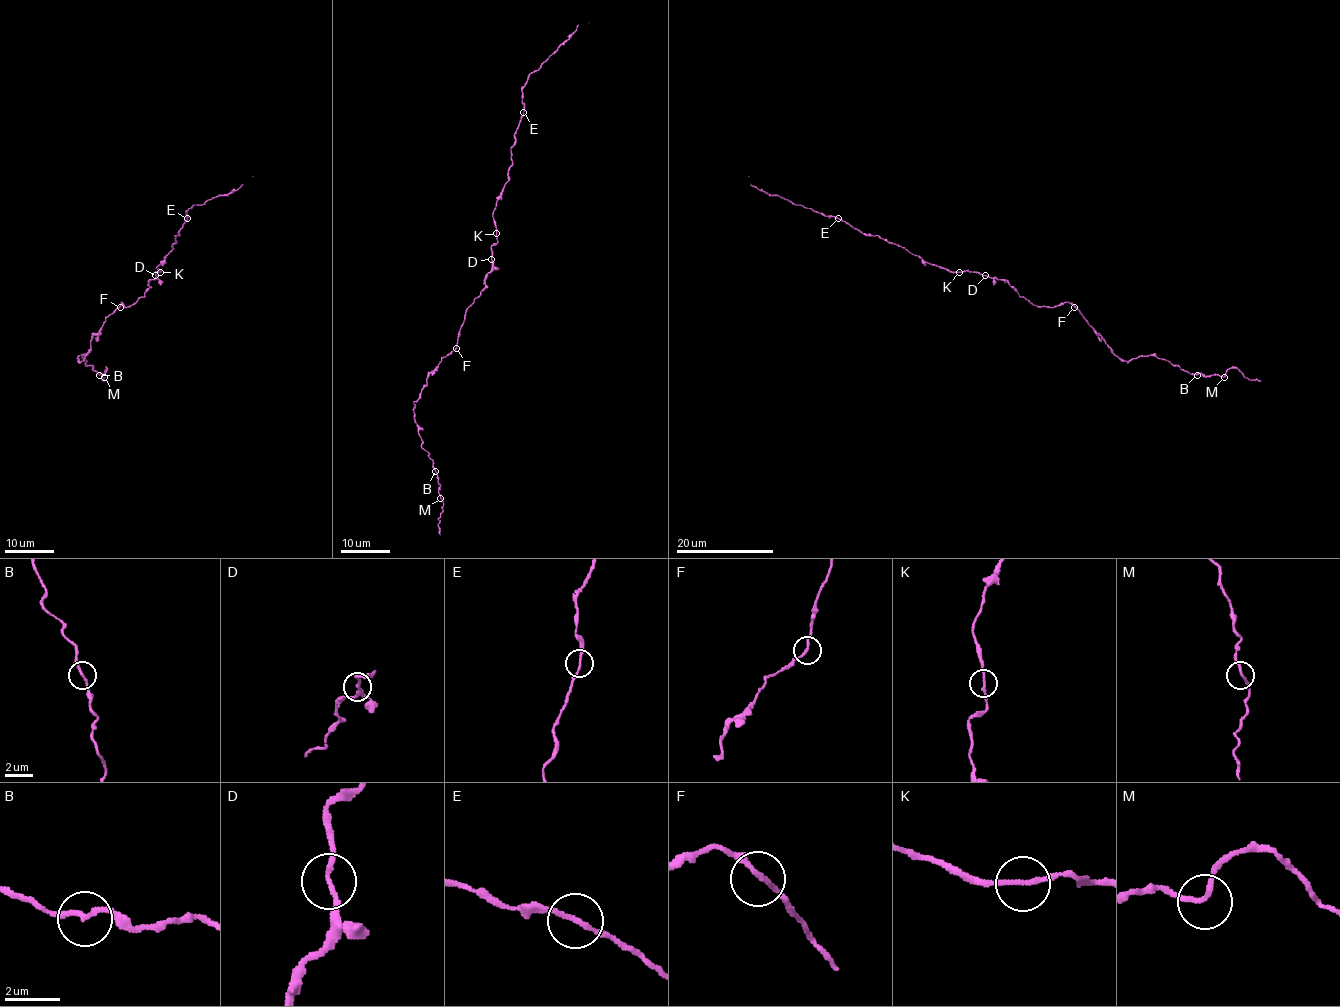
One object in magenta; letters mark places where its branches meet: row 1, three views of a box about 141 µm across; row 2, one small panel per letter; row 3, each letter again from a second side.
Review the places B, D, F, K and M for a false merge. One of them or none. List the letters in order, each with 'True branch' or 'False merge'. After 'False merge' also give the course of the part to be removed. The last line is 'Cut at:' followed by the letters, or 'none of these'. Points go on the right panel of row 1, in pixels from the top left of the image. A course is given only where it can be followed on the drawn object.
B: True branch
D: True branch
F: True branch
K: True branch
M: True branch
Cut at: none of these

